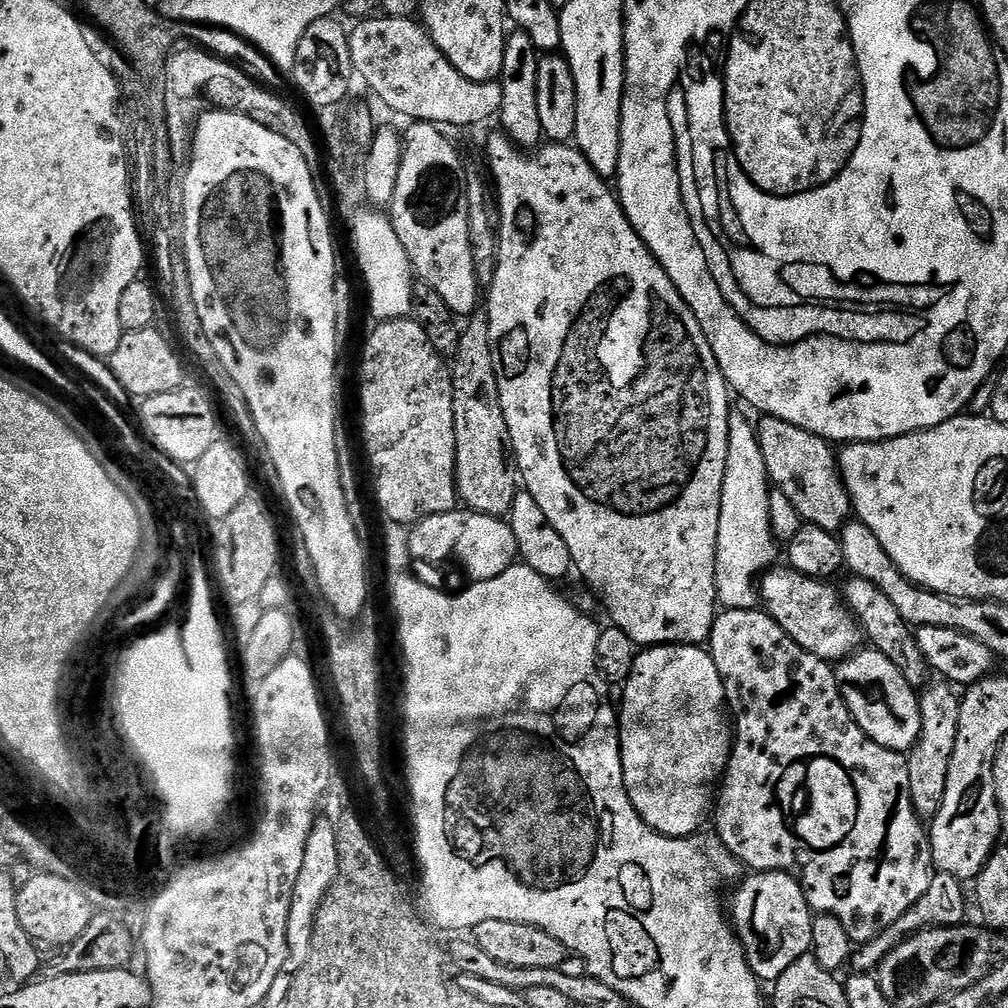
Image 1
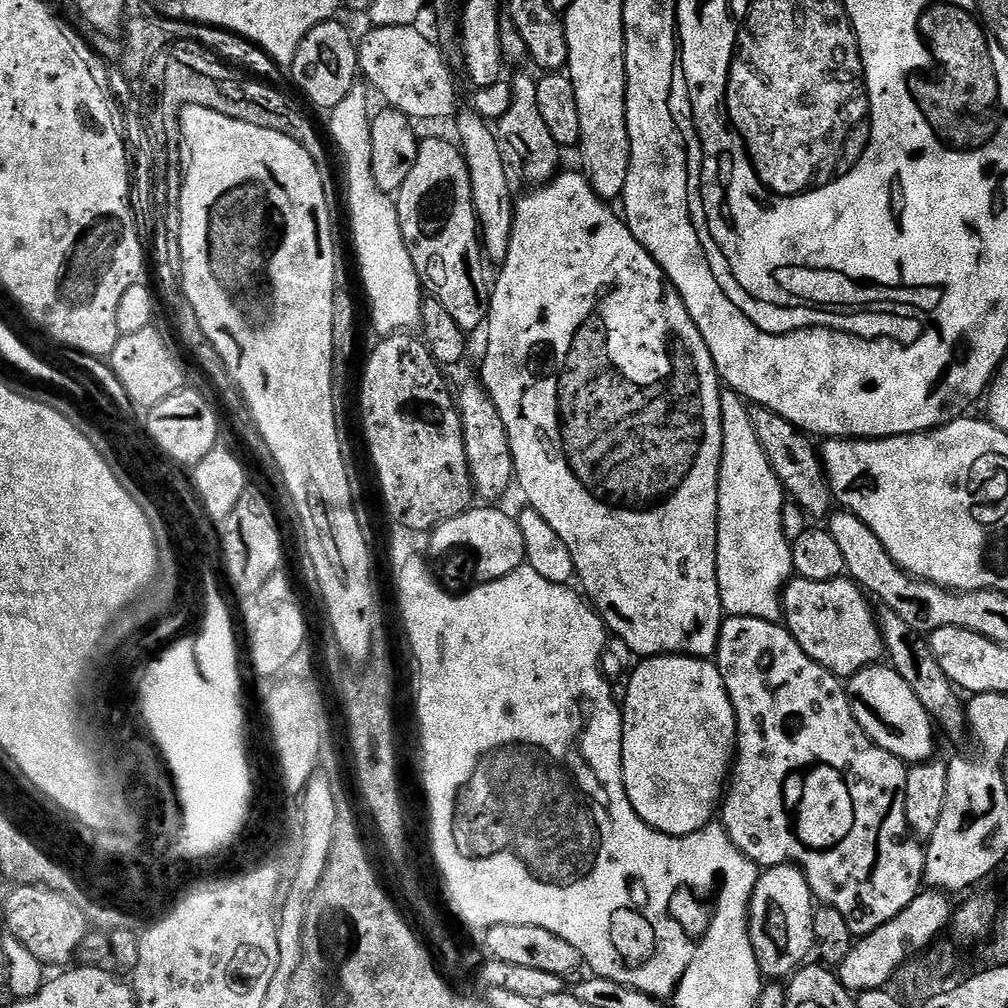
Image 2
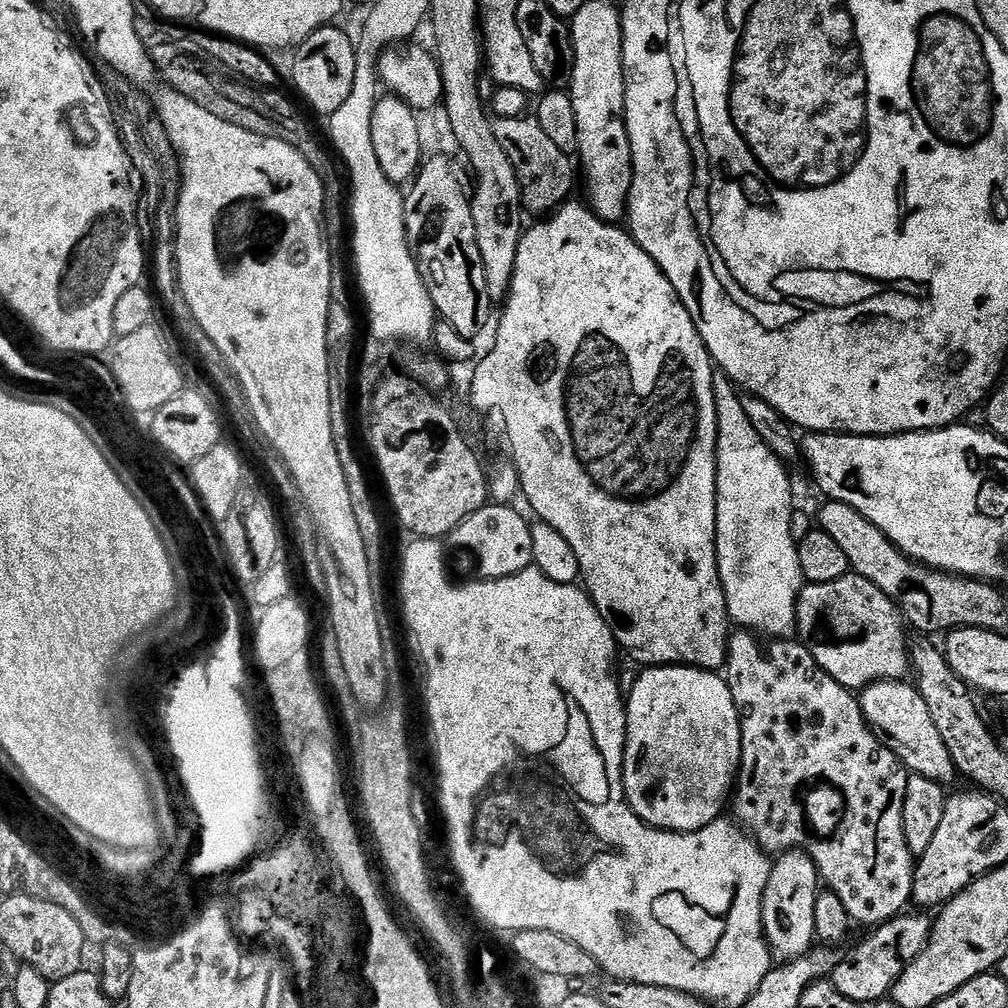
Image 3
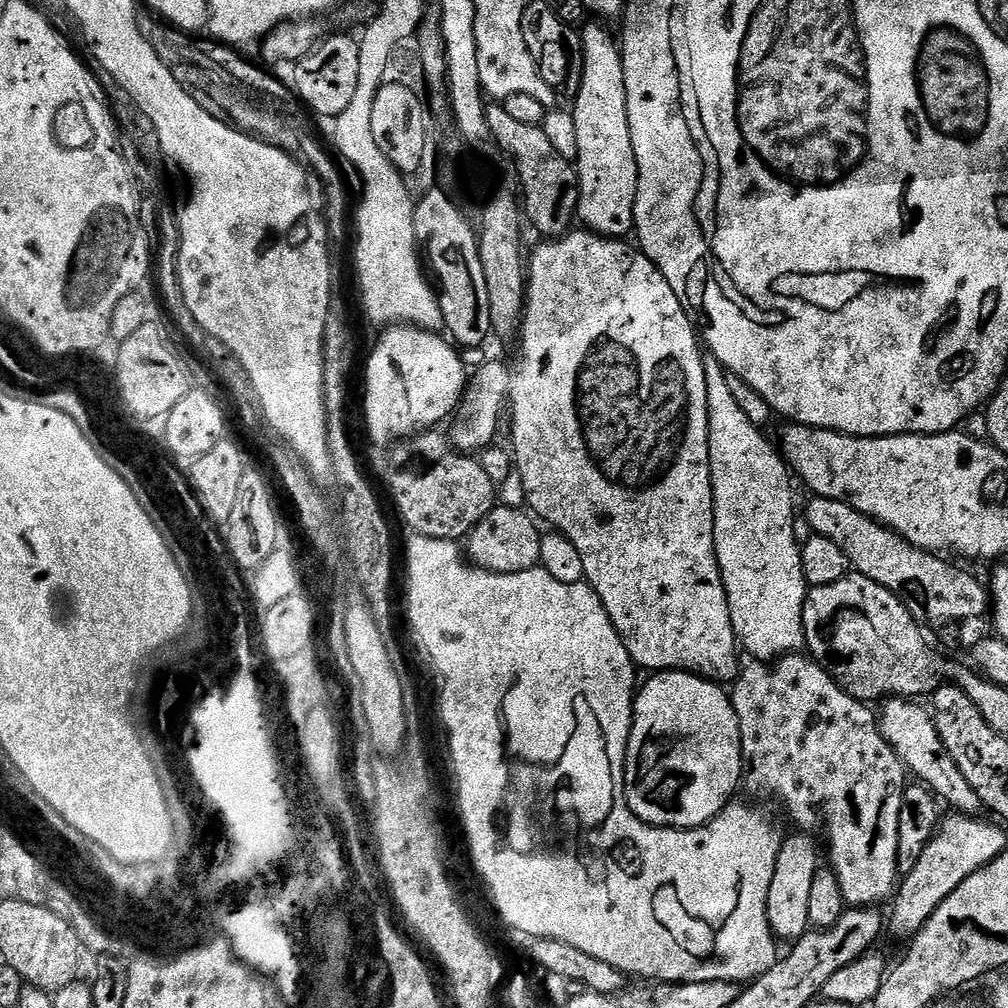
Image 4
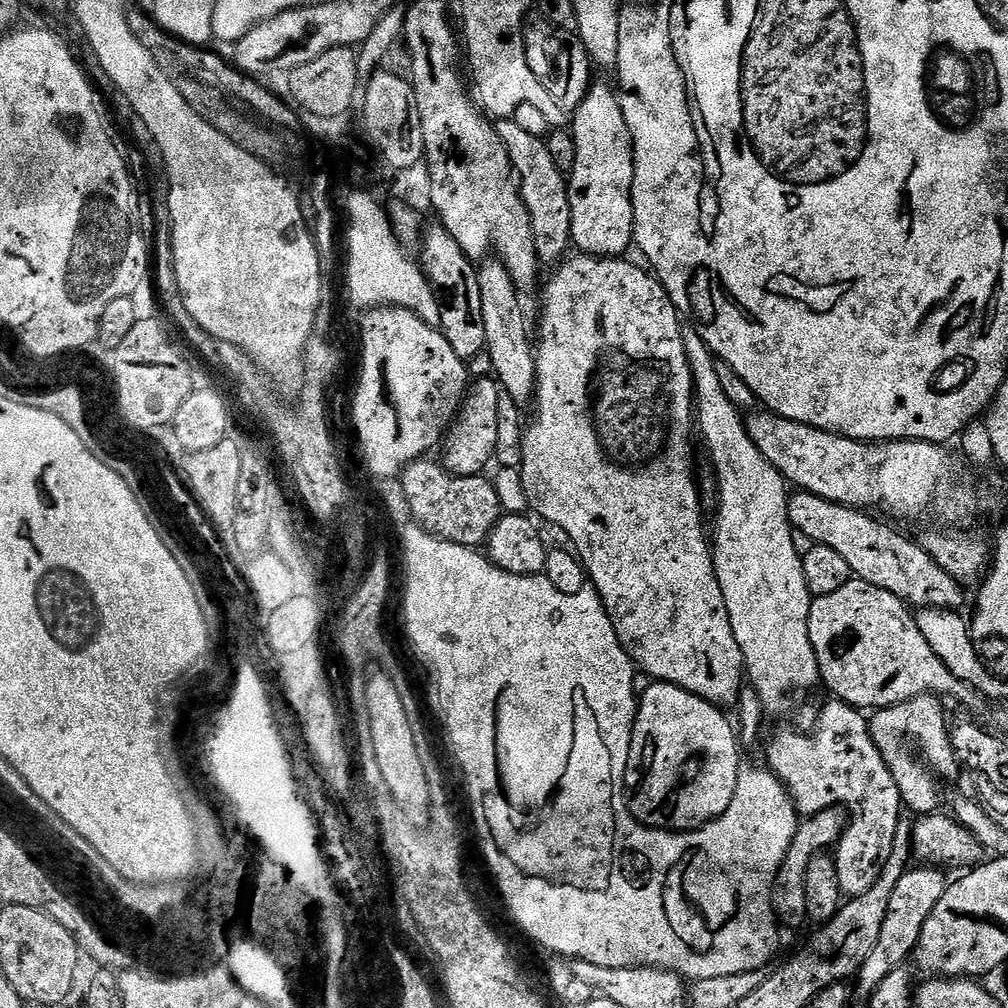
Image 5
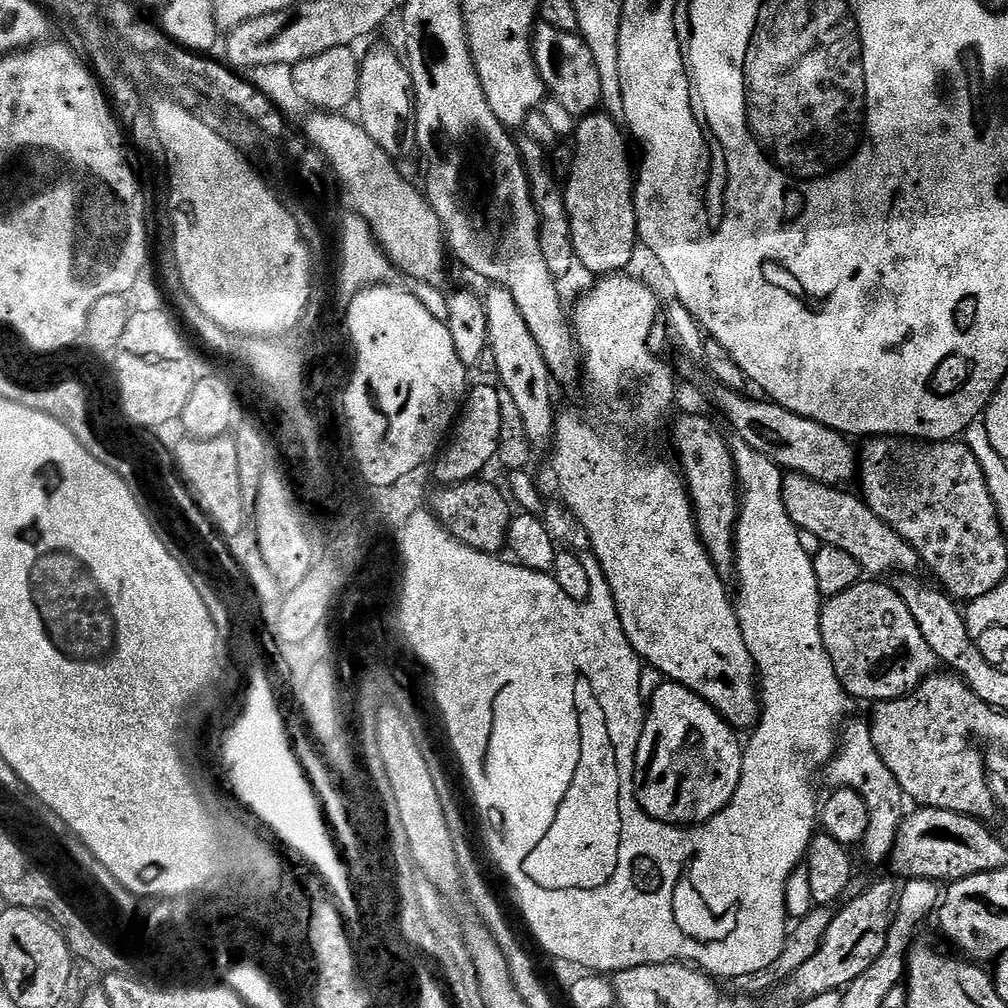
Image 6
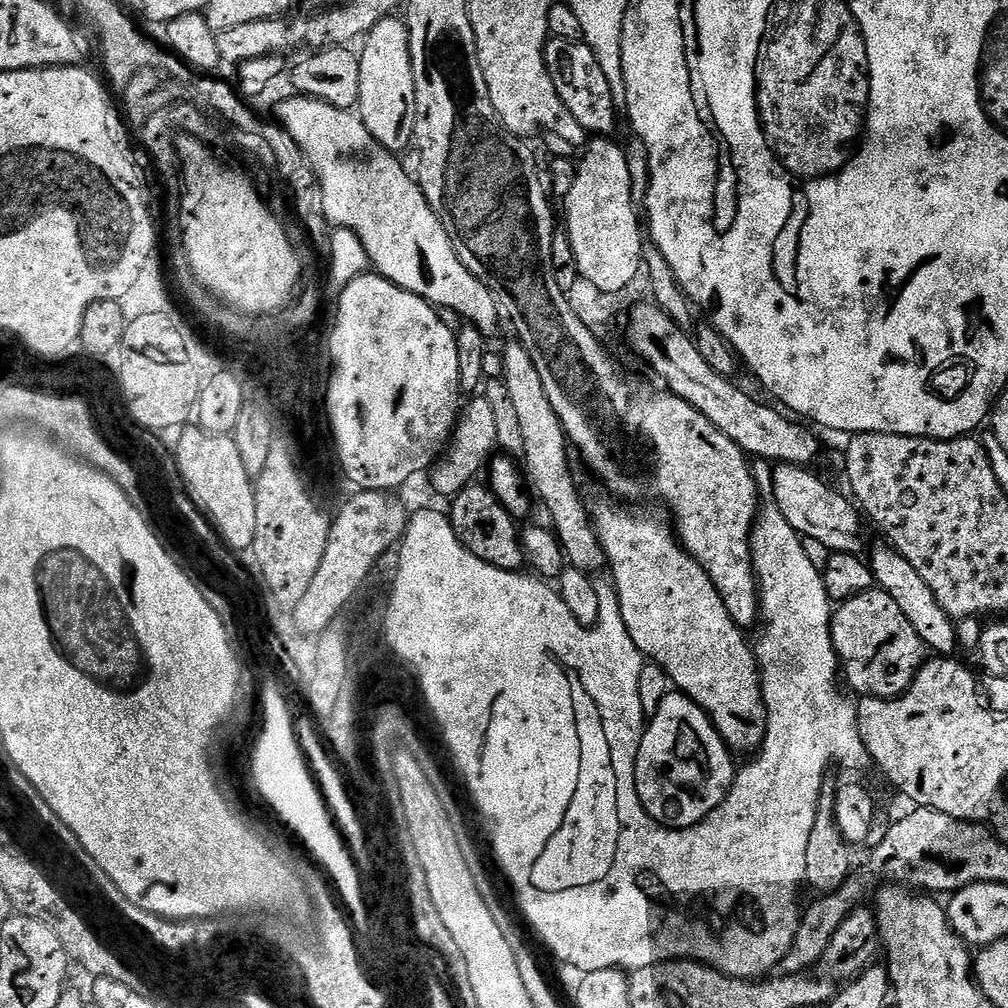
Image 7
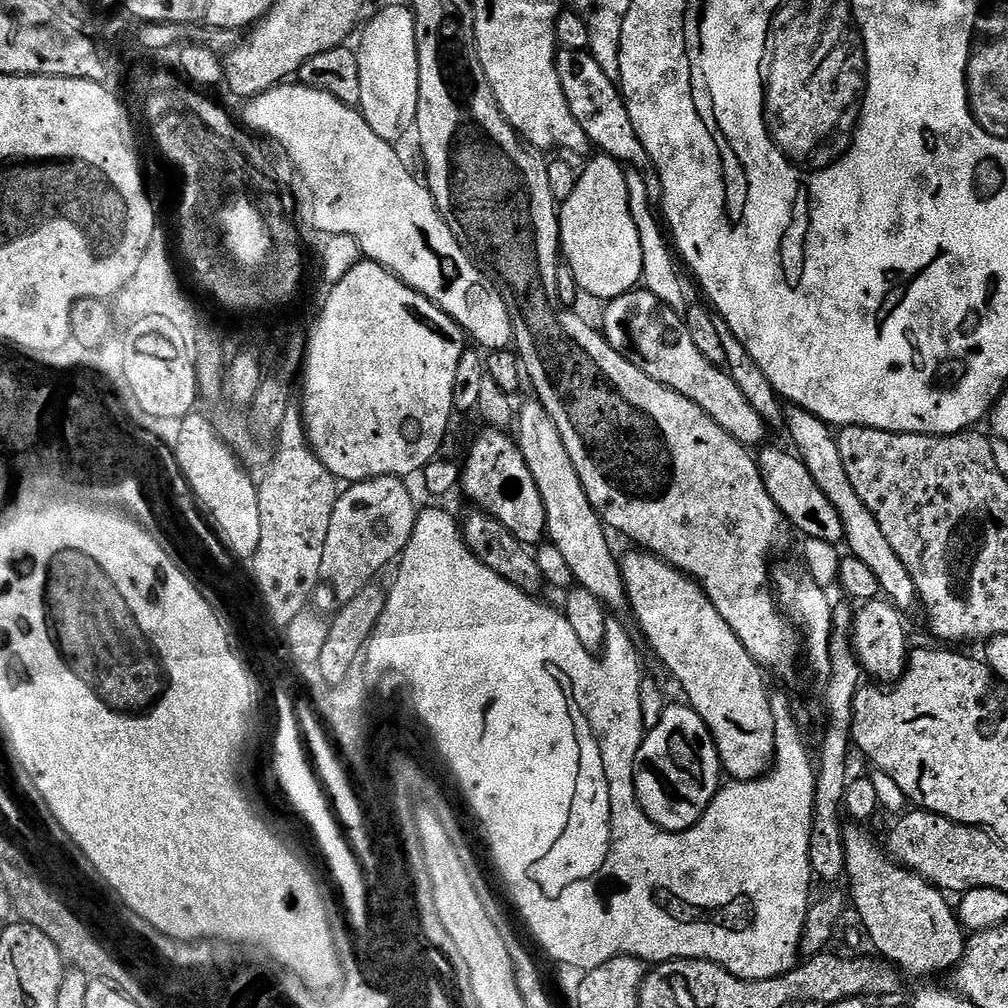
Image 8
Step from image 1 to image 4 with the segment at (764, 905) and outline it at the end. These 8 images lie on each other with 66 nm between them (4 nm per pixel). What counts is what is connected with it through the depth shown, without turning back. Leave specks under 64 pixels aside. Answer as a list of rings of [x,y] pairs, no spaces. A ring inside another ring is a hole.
[[[796,834],[783,841],[776,859],[774,882],[770,882],[768,899],[768,921],[772,933],[781,941],[795,942],[809,931],[808,915],[810,914],[810,882],[814,882],[816,869],[821,867],[822,860],[816,853],[816,844],[811,835]]]

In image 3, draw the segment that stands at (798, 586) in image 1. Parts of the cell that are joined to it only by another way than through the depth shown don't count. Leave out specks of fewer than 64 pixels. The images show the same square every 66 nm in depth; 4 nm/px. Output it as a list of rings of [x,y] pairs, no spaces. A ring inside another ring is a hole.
[[[855,574],[838,578],[834,582],[821,584],[805,583],[796,603],[796,632],[799,639],[814,654],[818,666],[834,678],[844,688],[863,690],[869,684],[880,680],[904,680],[909,675],[908,663],[909,637],[904,636],[906,621],[900,615],[900,609],[874,582]]]

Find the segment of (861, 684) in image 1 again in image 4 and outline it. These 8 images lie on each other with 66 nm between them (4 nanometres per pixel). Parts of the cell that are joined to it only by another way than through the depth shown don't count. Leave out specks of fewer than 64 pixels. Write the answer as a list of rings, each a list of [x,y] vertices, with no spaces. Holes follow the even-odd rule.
[[[912,698],[885,699],[882,704],[884,709],[879,709],[878,712],[880,733],[898,754],[905,769],[911,775],[913,772],[917,776],[915,779],[925,788],[931,789],[944,804],[948,803],[952,807],[953,813],[979,817],[982,805],[978,794],[974,794],[970,782],[966,782],[966,778],[962,778],[962,770],[958,770],[954,758],[950,758],[938,730],[934,726],[931,711],[925,705],[923,708],[920,704],[923,703]]]

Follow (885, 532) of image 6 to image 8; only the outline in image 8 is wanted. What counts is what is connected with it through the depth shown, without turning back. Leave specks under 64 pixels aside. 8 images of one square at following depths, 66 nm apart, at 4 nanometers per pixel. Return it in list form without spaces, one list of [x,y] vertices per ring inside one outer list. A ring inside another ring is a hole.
[[[764,446],[759,449],[758,463],[762,482],[770,498],[774,498],[774,506],[778,506],[778,510],[791,527],[793,524],[801,532],[801,537],[822,539],[824,542],[839,545],[844,538],[842,518],[838,518],[838,510],[834,510],[830,498],[826,498],[818,482],[810,478],[810,470],[803,460],[795,451],[787,447],[786,449],[768,447]]]

